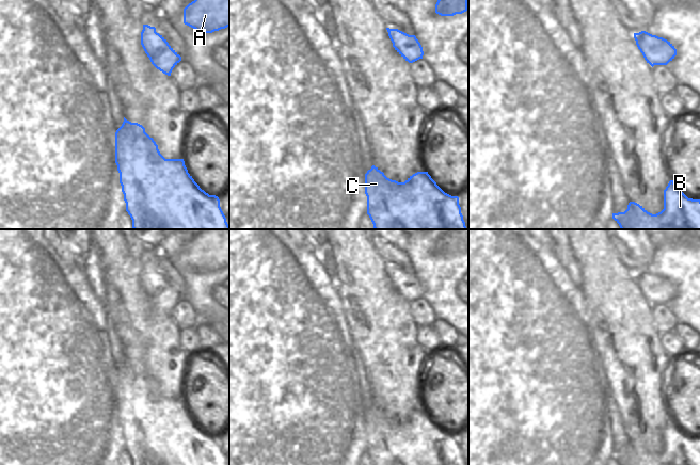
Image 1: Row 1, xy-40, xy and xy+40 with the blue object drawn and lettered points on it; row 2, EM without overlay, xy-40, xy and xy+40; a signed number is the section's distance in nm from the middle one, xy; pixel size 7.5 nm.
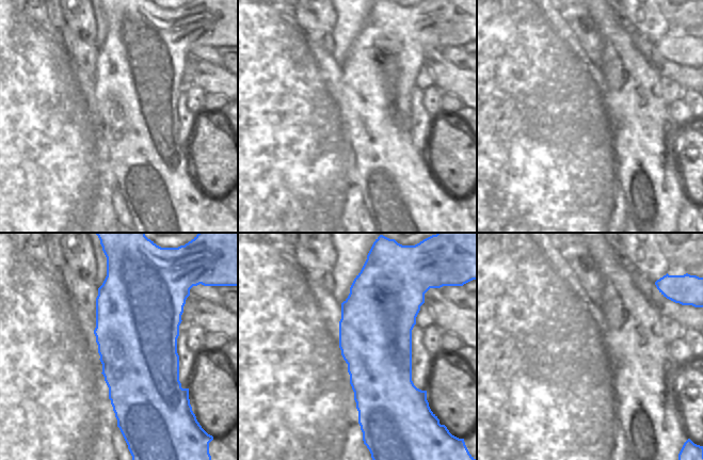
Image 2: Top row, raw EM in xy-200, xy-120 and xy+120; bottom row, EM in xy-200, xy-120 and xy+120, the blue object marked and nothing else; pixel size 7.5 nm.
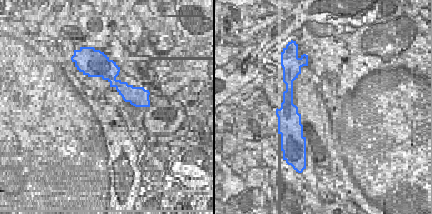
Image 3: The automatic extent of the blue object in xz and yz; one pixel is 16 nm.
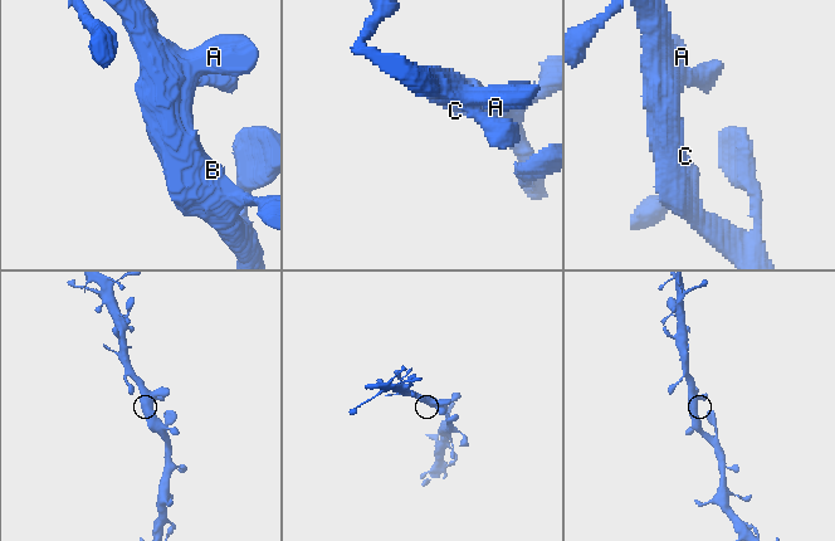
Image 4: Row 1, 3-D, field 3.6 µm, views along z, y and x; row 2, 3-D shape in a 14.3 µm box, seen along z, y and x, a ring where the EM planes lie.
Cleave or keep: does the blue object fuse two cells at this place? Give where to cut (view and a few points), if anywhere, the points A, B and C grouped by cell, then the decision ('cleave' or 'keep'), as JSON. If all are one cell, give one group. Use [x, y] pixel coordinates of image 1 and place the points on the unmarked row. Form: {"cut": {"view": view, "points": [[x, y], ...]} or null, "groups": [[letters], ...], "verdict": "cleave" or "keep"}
{"cut": null, "groups": [["A", "B", "C"]], "verdict": "keep"}

